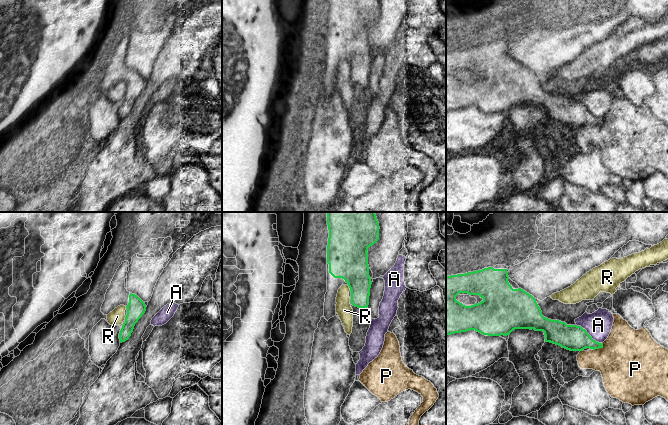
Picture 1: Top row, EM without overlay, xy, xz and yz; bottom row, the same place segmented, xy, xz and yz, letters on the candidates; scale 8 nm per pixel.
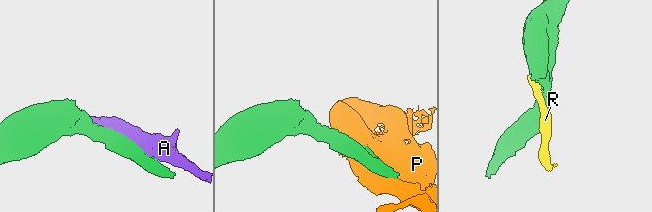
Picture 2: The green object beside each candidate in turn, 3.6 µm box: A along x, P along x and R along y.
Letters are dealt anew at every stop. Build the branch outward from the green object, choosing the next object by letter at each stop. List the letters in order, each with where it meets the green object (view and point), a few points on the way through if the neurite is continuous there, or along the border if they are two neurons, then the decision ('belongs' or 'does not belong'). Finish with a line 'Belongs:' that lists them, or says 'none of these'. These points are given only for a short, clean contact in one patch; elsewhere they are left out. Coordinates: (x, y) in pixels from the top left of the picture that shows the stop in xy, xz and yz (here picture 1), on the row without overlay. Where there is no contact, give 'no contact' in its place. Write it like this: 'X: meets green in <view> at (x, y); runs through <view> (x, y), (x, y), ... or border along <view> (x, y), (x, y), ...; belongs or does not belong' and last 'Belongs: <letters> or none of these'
A: meets green in yz at (589, 111); does not belong
P: meets green in yz at (599, 123); does not belong
R: meets green in xz at (349, 63); does not belong
Belongs: none of these

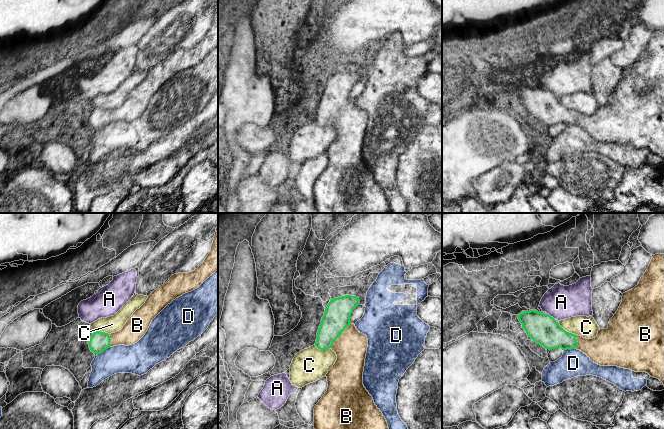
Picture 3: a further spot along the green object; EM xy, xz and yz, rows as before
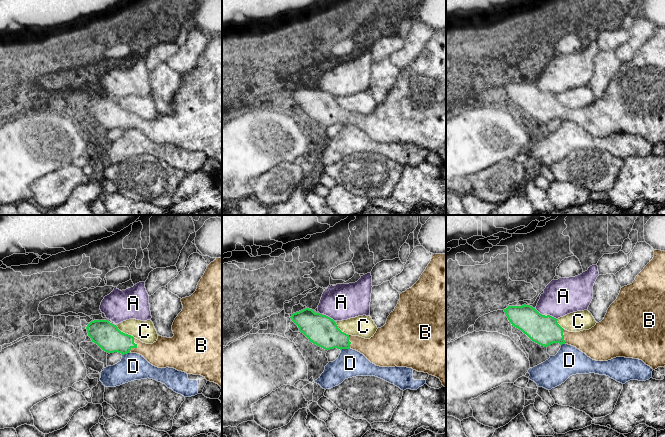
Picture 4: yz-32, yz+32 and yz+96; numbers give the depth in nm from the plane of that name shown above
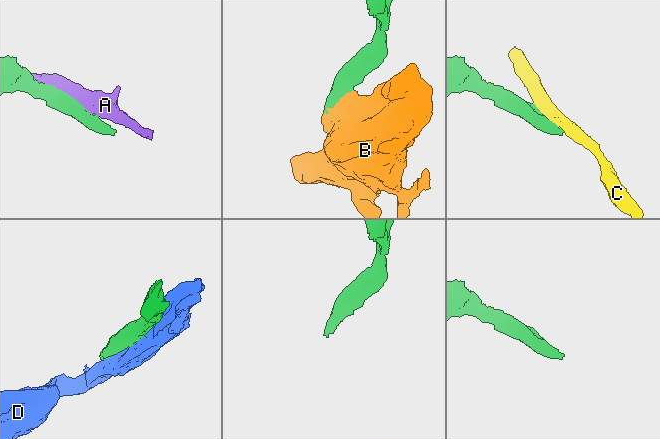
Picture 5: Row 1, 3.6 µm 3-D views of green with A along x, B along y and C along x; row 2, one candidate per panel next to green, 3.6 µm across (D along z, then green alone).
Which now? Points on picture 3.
A: meets green in yz at (550, 92); does not belong
B: meets green in xz at (340, 111); belongs
C: meets green in yz at (566, 107); does not belong
D: meets green in xy at (103, 126); does not belong
Belongs: B

